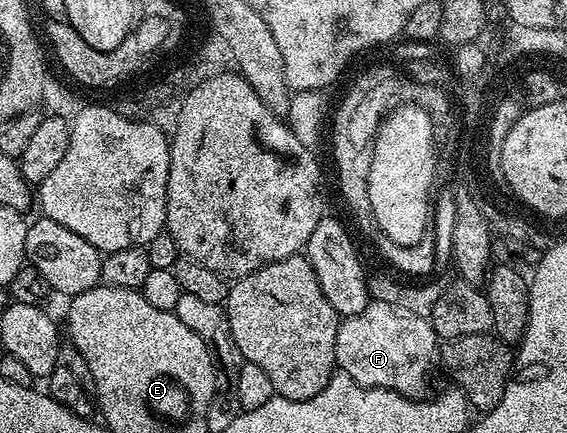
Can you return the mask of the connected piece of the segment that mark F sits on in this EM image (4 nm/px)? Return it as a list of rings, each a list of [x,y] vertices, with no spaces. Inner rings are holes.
[[[370,302],[361,313],[340,322],[335,362],[362,387],[384,387],[402,395],[419,397],[427,387],[427,374],[437,363],[437,336],[428,316],[409,313],[397,305]]]

